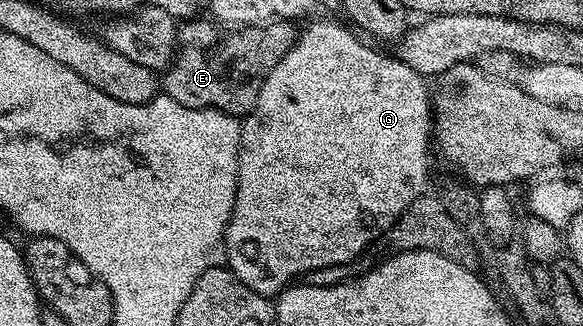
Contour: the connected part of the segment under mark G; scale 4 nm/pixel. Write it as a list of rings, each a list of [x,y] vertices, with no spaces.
[[[327,19],[312,20],[308,24],[312,25],[304,33],[302,30],[296,36],[295,44],[289,47],[289,51],[277,63],[277,67],[269,71],[269,75],[259,88],[257,103],[251,112],[242,118],[239,130],[239,178],[235,192],[235,206],[225,231],[227,248],[225,265],[237,275],[237,279],[241,279],[241,283],[245,283],[253,291],[268,299],[282,293],[296,279],[306,278],[308,273],[321,267],[352,264],[356,260],[354,257],[370,241],[375,241],[378,237],[380,240],[403,211],[417,198],[424,196],[426,189],[423,188],[427,185],[427,141],[429,145],[429,130],[433,125],[433,105],[429,100],[429,85],[423,74],[413,71],[413,67],[399,60],[398,56],[386,57],[385,54],[370,49],[366,45],[368,42],[346,24],[343,26],[335,21],[323,20]]]

